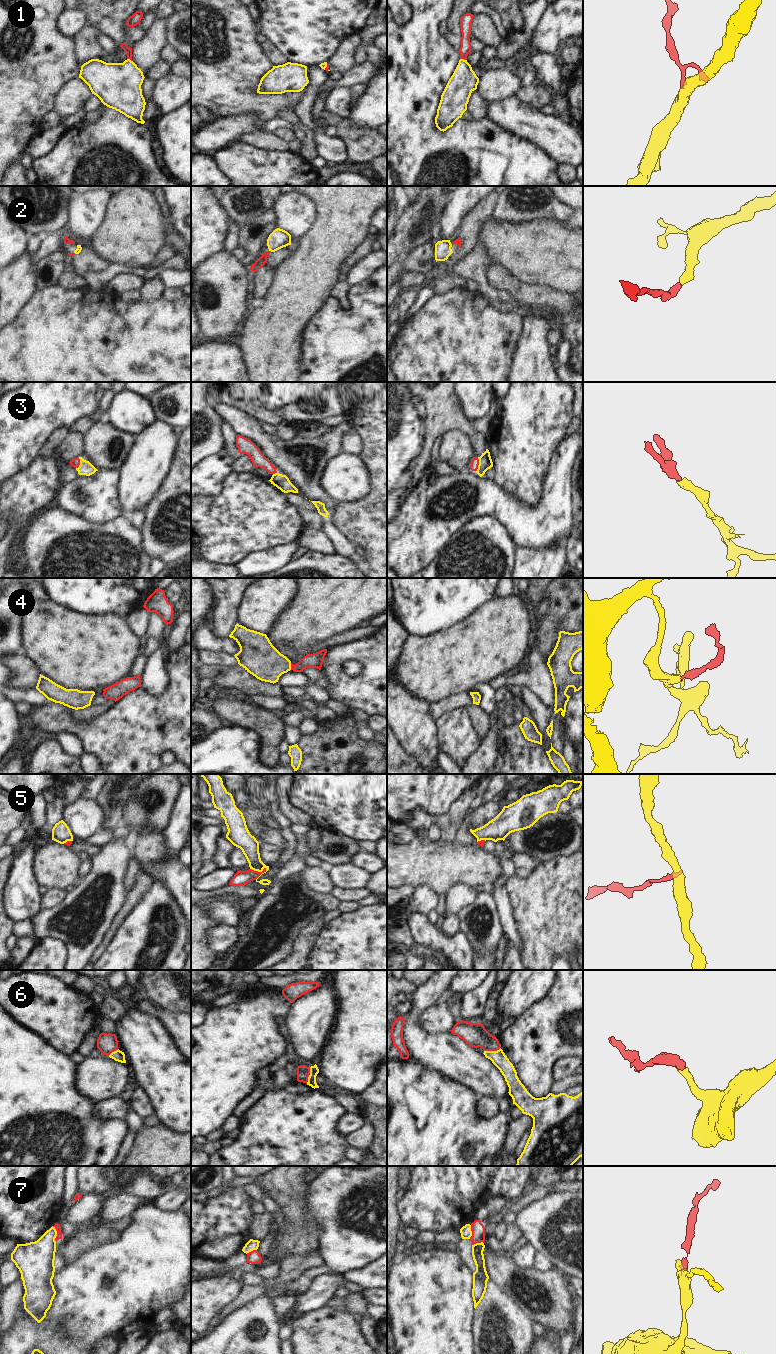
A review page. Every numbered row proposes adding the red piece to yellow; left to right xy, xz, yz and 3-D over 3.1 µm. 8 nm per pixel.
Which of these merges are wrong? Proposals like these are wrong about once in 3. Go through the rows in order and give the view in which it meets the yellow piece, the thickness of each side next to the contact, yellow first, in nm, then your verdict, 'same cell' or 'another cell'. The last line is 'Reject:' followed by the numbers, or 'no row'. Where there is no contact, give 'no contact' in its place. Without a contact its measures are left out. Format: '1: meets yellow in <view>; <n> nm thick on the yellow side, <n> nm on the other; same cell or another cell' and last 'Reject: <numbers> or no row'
1: meets yellow in yz; 200 nm thick on the yellow side, 90 nm on the other; same cell
2: meets yellow in xz; 160 nm thick on the yellow side, 80 nm on the other; same cell
3: meets yellow in yz; 110 nm thick on the yellow side, 60 nm on the other; same cell
4: meets yellow in xz; 300 nm thick on the yellow side, 120 nm on the other; same cell
5: meets yellow in xz; 150 nm thick on the yellow side, 120 nm on the other; another cell
6: meets yellow in xz; 70 nm thick on the yellow side, 110 nm on the other; another cell
7: meets yellow in xy; 280 nm thick on the yellow side, 50 nm on the other; another cell
Reject: 5, 6, 7

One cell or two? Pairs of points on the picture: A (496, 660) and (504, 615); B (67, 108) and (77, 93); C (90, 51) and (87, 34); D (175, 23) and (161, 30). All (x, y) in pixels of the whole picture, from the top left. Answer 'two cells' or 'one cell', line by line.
A: one cell
B: one cell
C: one cell
D: two cells

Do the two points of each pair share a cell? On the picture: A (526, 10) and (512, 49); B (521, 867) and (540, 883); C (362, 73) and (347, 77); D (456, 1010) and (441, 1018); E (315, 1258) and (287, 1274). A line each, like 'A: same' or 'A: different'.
A: same
B: different
C: same
D: different
E: same

